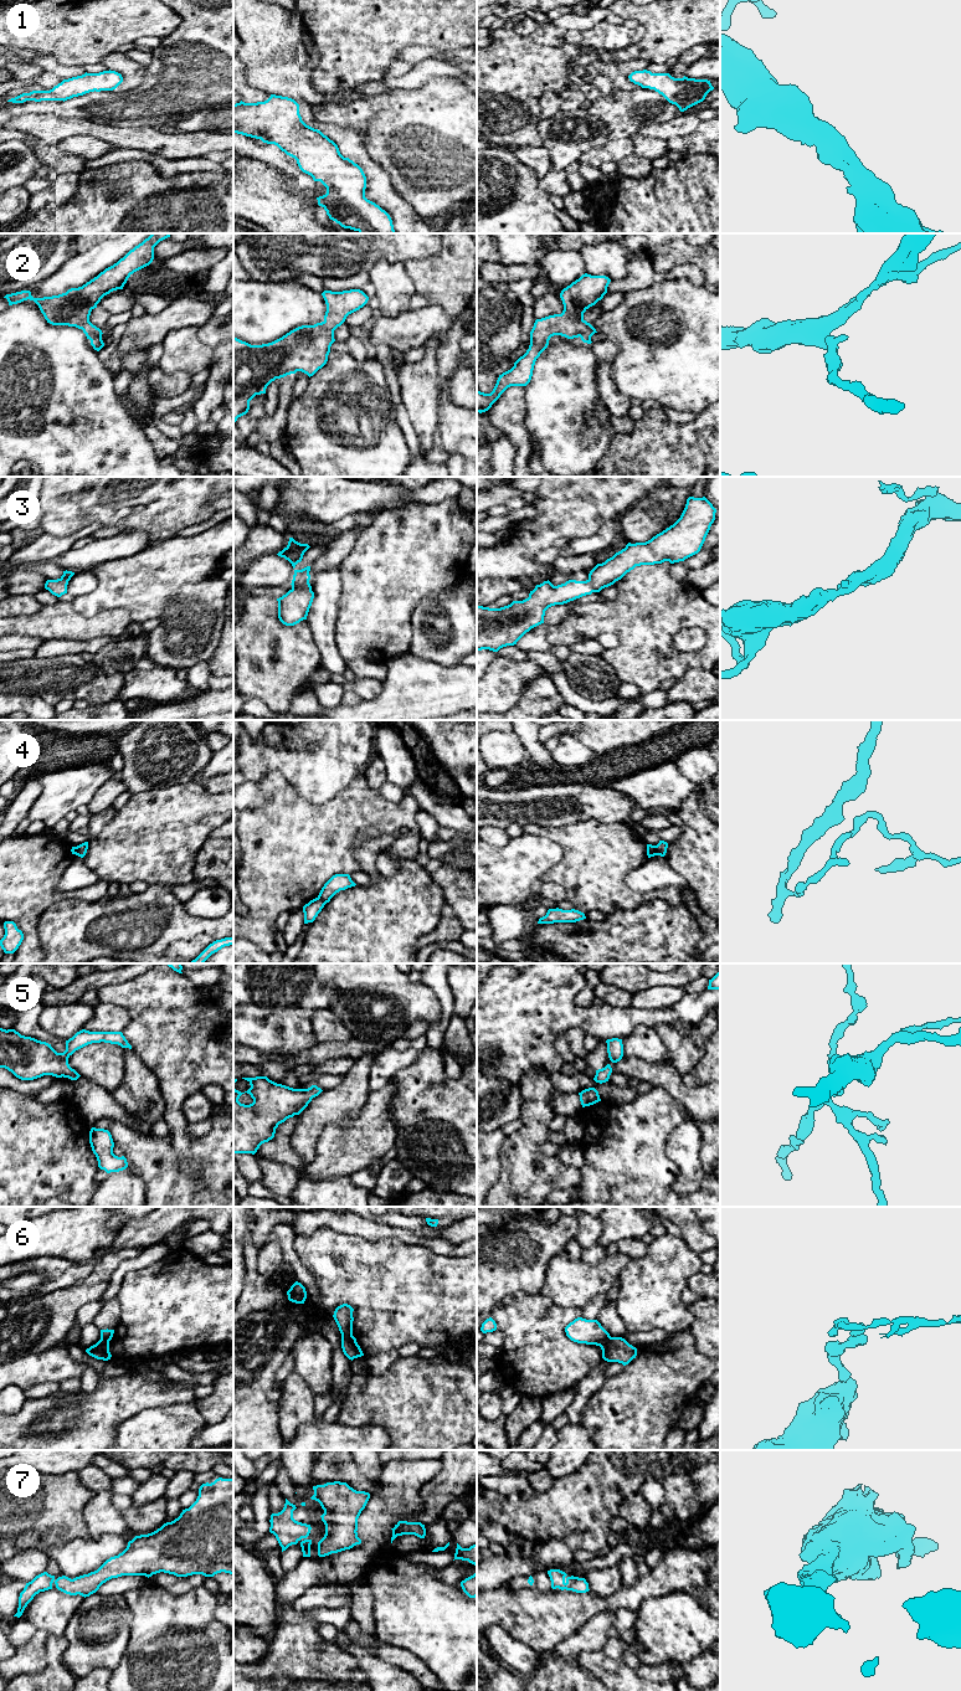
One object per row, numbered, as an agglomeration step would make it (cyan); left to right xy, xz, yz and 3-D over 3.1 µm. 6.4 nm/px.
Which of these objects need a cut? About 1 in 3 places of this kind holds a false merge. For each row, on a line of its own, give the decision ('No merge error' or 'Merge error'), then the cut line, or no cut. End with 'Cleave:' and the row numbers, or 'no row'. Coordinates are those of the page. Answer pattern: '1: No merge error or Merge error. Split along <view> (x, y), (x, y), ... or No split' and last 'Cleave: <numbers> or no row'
1: No merge error. No split
2: No merge error. No split
3: No merge error. No split
4: Merge error. Split along yz (654, 846), (657, 854)
5: No merge error. No split
6: Merge error. Split along xz (342, 1334), (351, 1336)
7: No merge error. No split
Cleave: 4, 6

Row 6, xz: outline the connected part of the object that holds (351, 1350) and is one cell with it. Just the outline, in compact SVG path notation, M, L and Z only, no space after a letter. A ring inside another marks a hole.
M341 1335L341 1348L344 1355L351 1361L364 1356L356 1338L351 1335Z

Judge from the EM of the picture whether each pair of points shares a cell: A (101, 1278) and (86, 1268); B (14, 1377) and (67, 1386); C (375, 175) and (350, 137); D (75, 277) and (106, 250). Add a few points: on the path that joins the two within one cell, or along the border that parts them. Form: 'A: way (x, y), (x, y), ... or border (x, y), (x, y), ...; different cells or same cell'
A: border (114, 1253), (107, 1253), (85, 1278), (66, 1285); different cells
B: border (80, 1378), (67, 1378), (58, 1383); different cells
C: way (366, 165), (353, 147); same cell
D: way (82, 270), (98, 257); same cell

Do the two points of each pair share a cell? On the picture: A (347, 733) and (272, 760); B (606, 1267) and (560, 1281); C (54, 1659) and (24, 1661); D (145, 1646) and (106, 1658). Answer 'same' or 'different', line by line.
A: same
B: same
C: different
D: different

